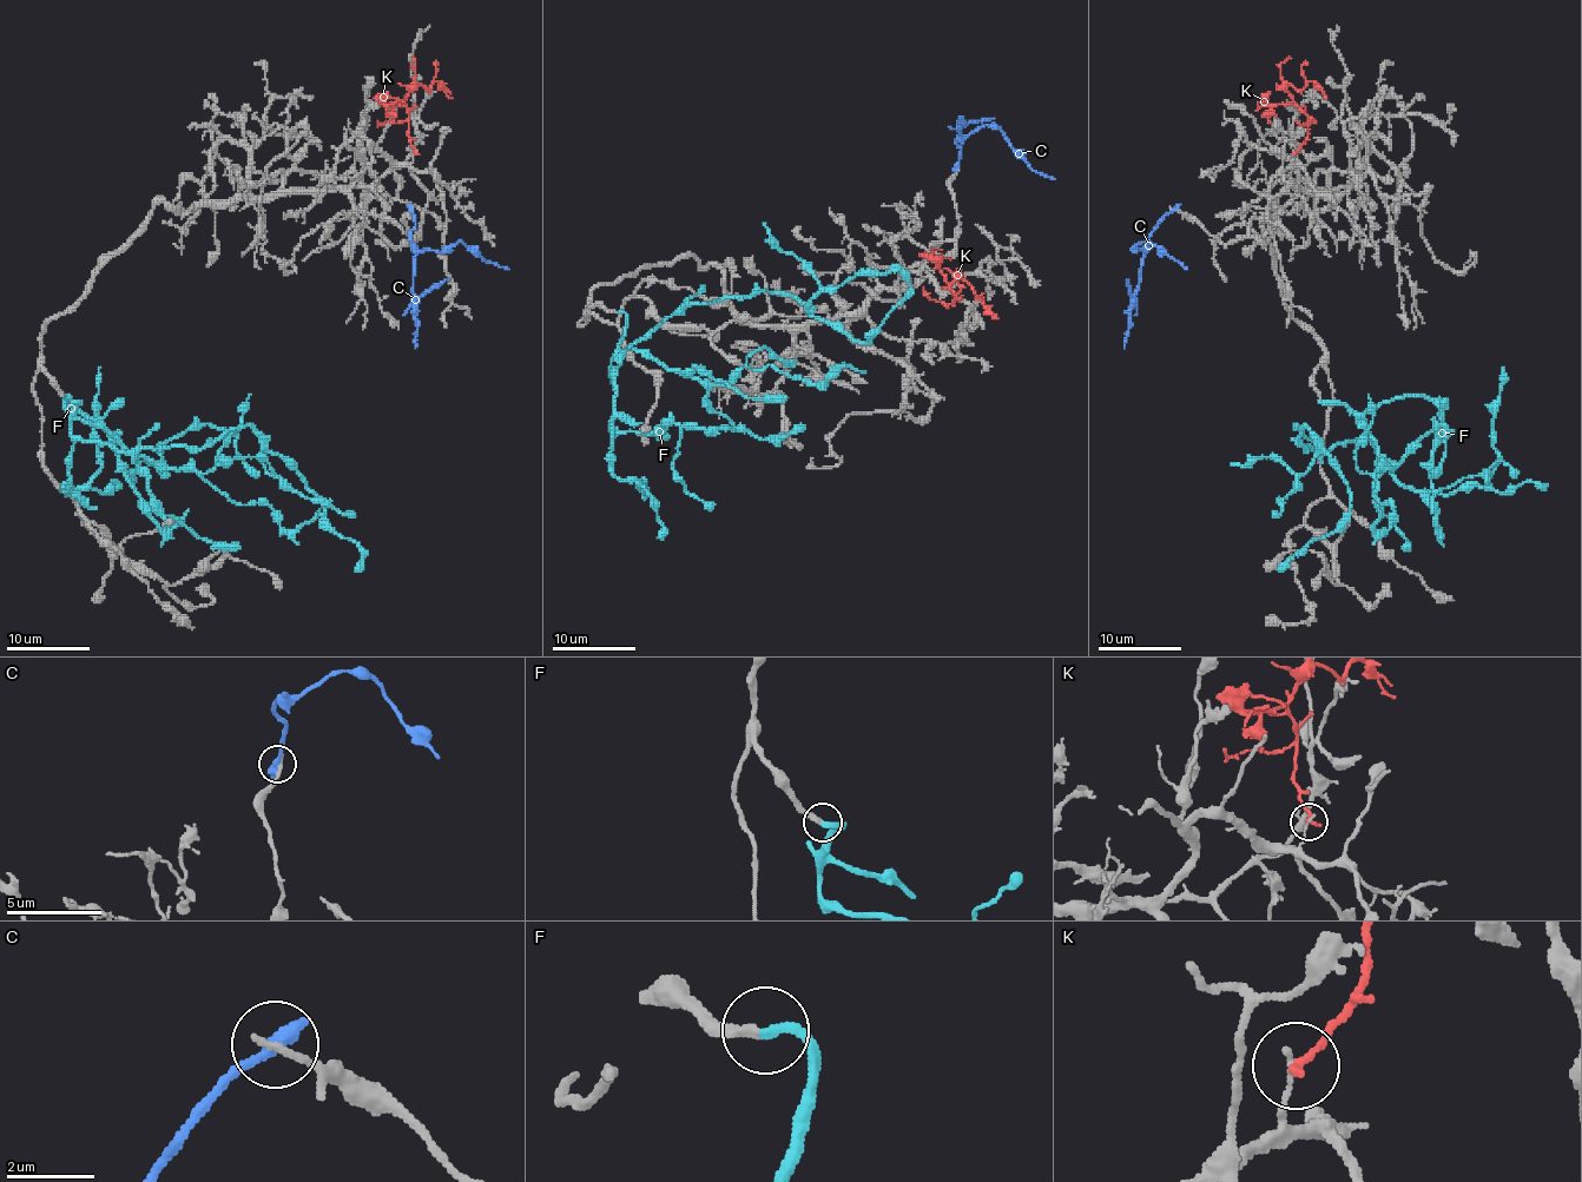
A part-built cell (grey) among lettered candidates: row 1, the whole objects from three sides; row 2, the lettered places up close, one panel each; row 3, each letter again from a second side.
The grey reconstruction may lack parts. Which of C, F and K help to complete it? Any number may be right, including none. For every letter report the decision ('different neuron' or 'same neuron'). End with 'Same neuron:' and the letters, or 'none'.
C: different neuron
F: same neuron
K: different neuron
Same neuron: F

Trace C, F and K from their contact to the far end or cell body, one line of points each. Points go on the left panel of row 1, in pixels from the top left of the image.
C: (410, 209), (415, 225), (410, 242), (419, 250), (440, 252), (461, 242), (488, 261), (509, 269)
F: (71, 400), (71, 434), (123, 453), (204, 448), (248, 426), (364, 553), (356, 569)
K: (415, 152), (404, 101), (417, 85), (429, 90), (436, 81), (453, 98)

